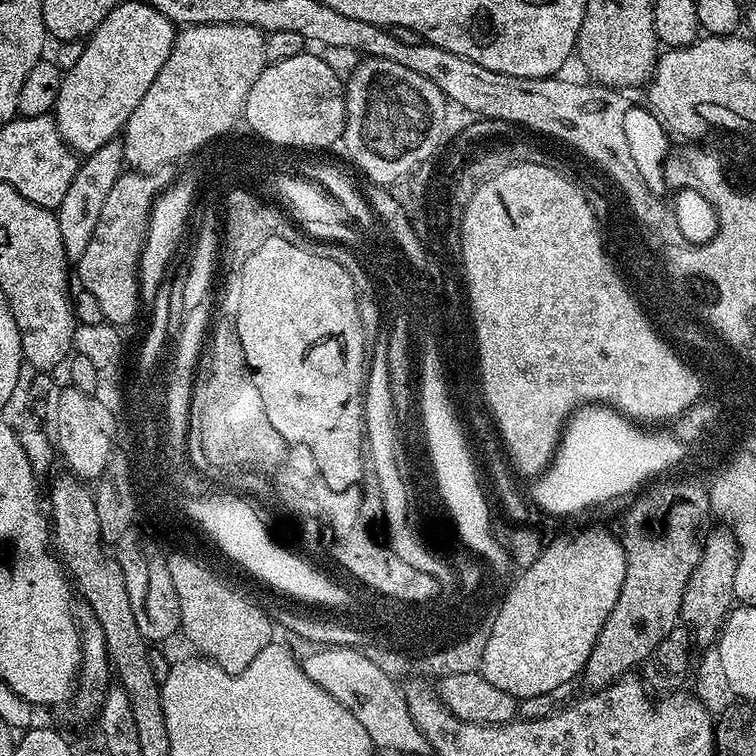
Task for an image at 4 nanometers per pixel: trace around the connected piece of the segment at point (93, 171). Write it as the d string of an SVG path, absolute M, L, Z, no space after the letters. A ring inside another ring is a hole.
M119 139L106 142L106 146L98 146L98 150L80 160L80 169L74 174L74 182L70 182L70 190L66 190L59 208L55 209L62 246L69 261L79 262L82 258L90 238L94 238L94 229L98 227L102 206L106 206L106 197L110 190L114 190L114 182L118 182L125 168L124 146Z

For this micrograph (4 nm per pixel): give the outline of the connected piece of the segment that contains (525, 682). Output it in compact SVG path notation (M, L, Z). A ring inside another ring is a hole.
M585 530L561 534L556 541L545 543L544 552L529 568L517 575L519 585L512 593L504 612L496 620L496 633L490 634L488 649L482 654L478 669L486 682L494 682L498 690L517 698L534 694L556 694L563 684L579 677L584 663L594 650L594 642L618 602L622 582L626 578L624 545L608 532Z

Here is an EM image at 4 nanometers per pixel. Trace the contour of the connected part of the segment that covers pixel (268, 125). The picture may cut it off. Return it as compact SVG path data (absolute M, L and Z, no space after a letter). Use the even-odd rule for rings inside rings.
M306 50L294 58L286 58L286 62L268 64L267 67L265 67L259 78L254 82L254 86L250 90L250 94L244 103L243 123L245 125L256 124L256 128L260 128L260 132L264 132L264 136L272 136L272 140L280 140L281 142L287 142L288 144L328 144L328 141L336 144L336 132L340 132L340 119L346 114L346 106L344 105L344 86L345 81L342 77L338 74L334 74L334 70L330 70L330 66L326 66L323 55L316 54L316 56L311 56L311 51Z

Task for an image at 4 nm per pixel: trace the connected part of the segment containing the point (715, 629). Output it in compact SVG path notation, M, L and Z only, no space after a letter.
M731 531L712 532L709 536L707 533L703 537L700 561L694 574L690 574L690 582L686 586L680 607L680 620L688 623L687 627L694 636L696 631L696 636L700 640L715 641L733 607L736 600L734 574L738 574L739 557L740 545Z

